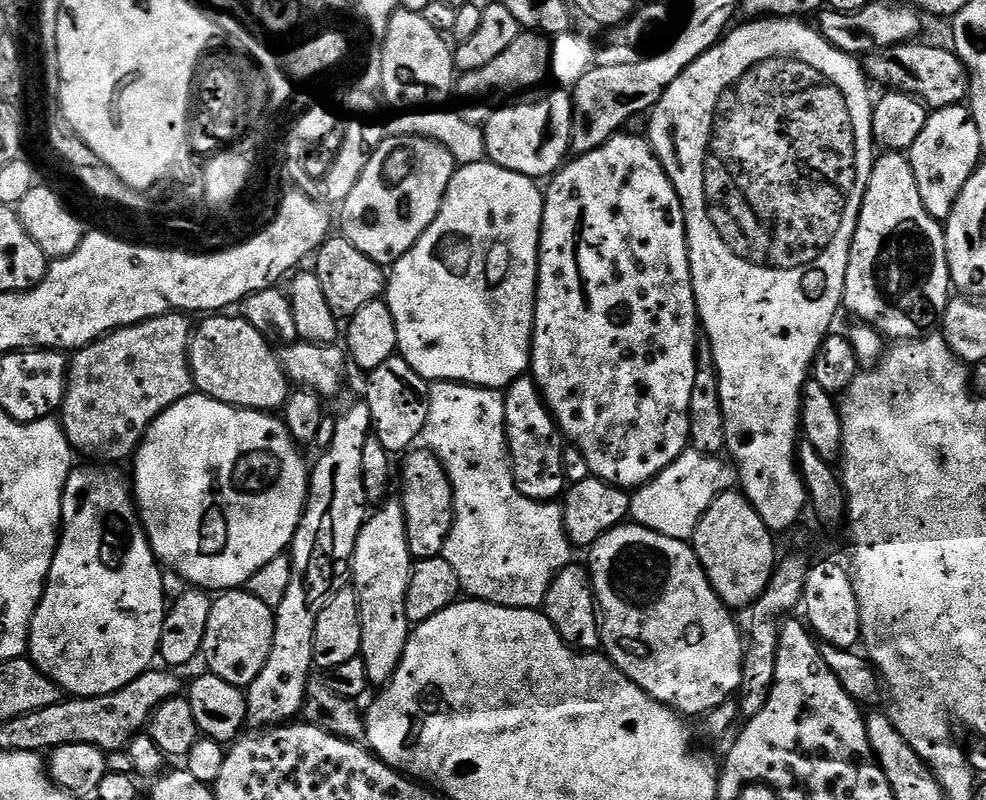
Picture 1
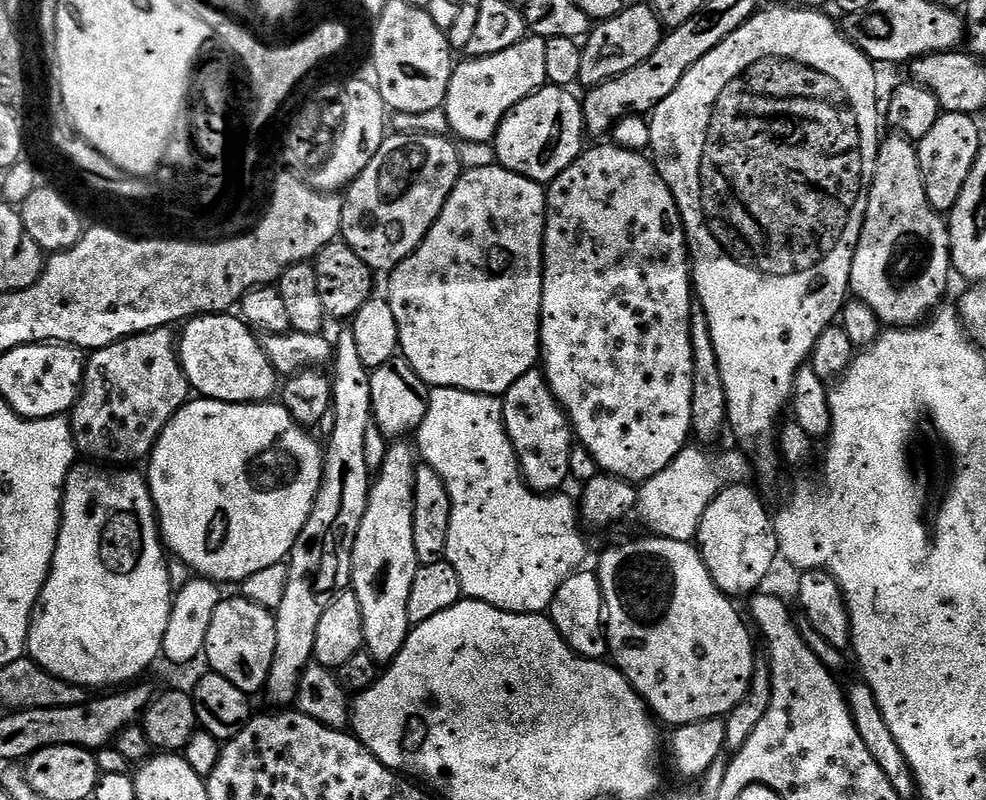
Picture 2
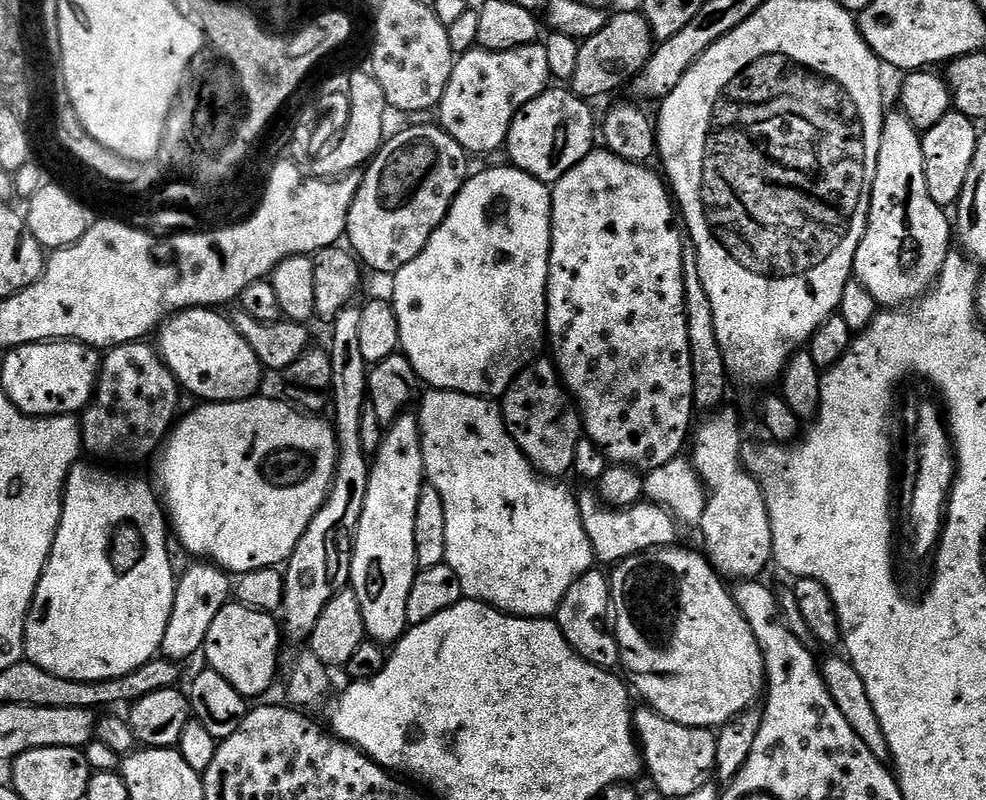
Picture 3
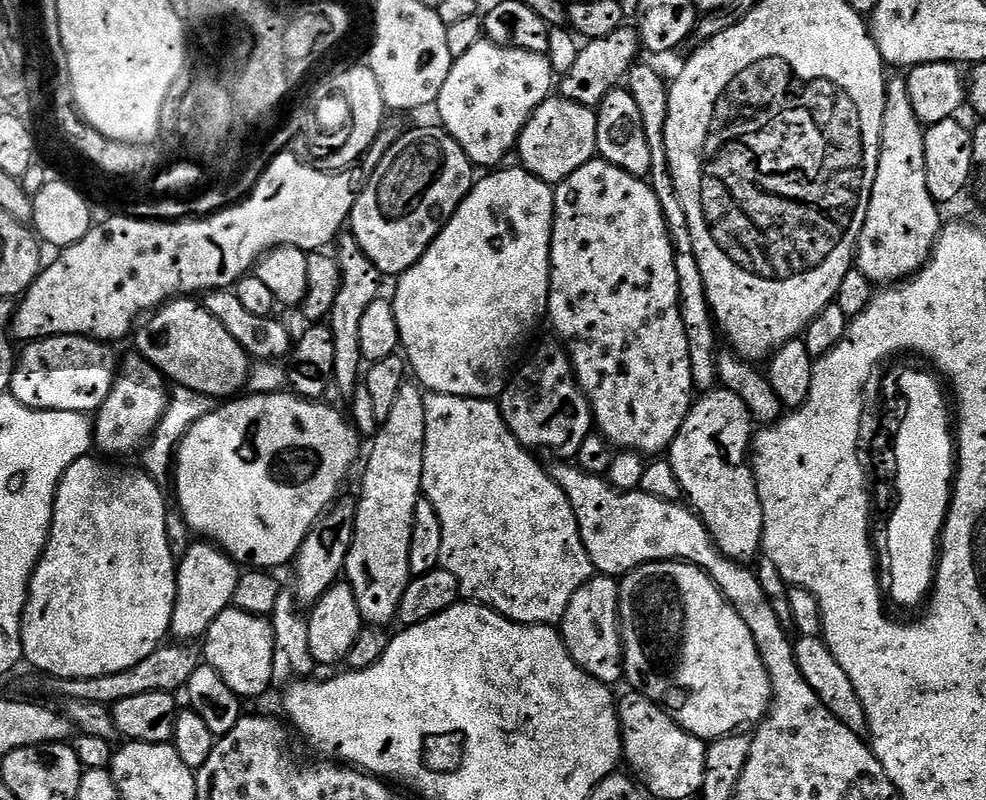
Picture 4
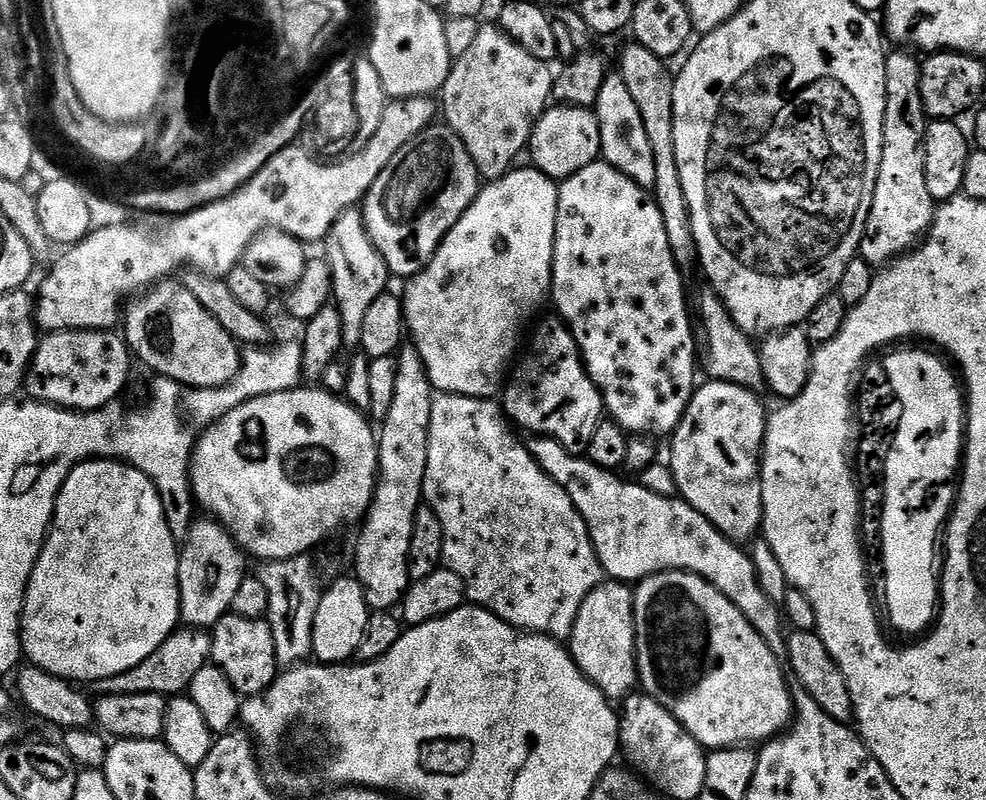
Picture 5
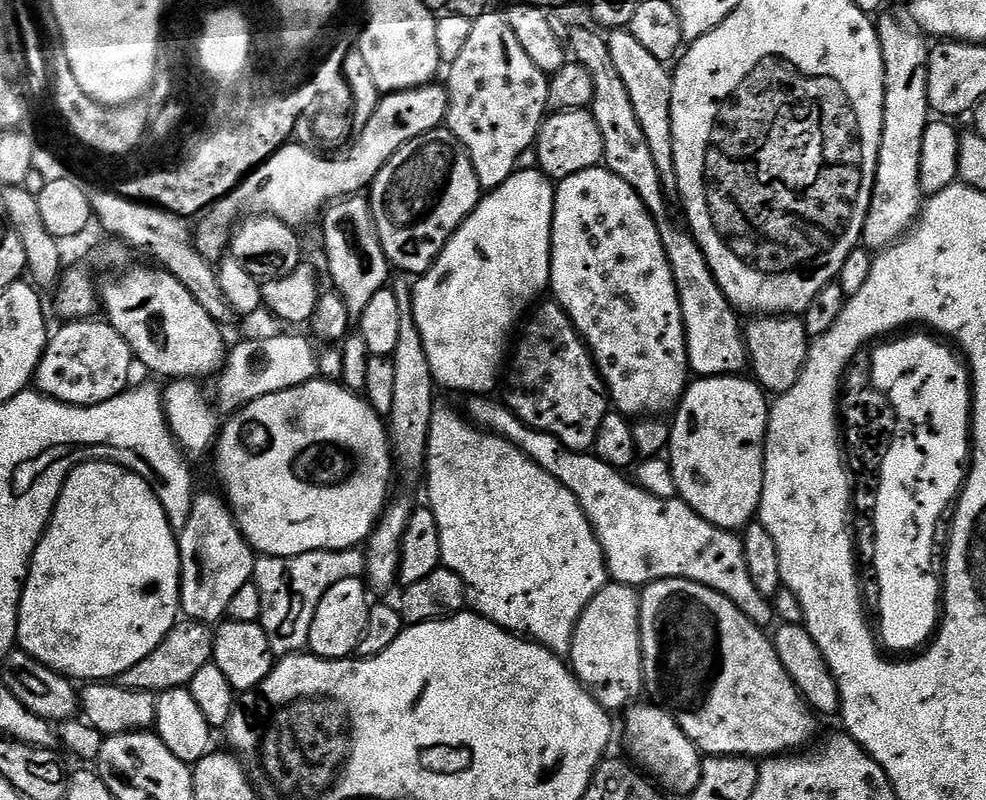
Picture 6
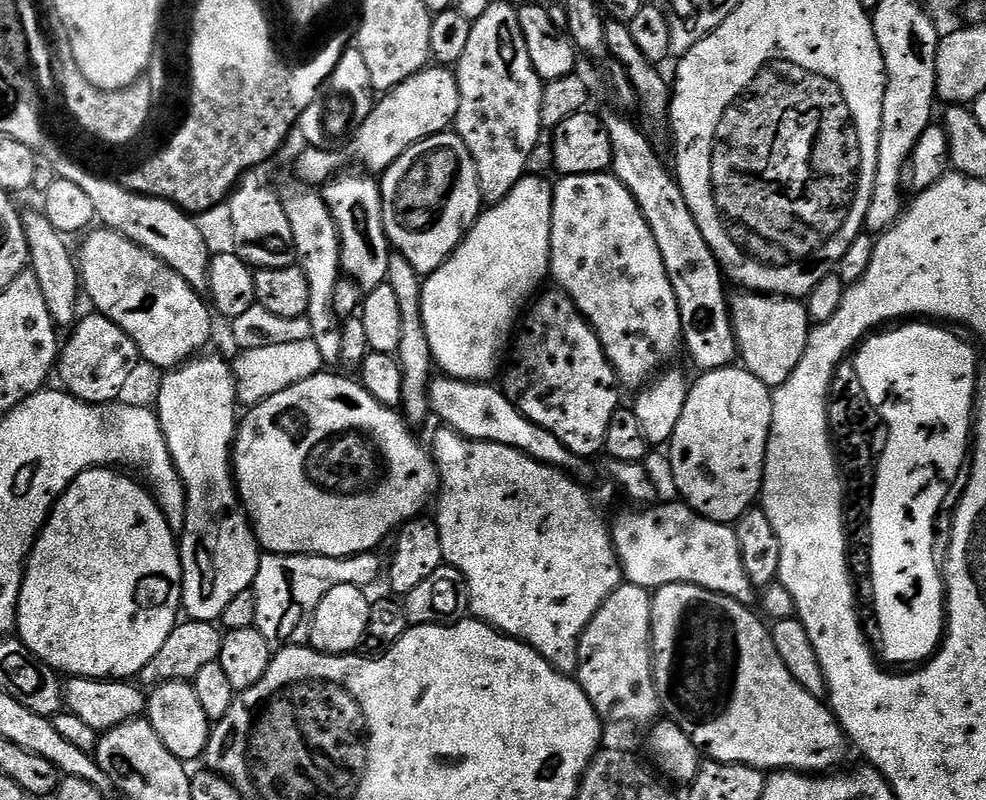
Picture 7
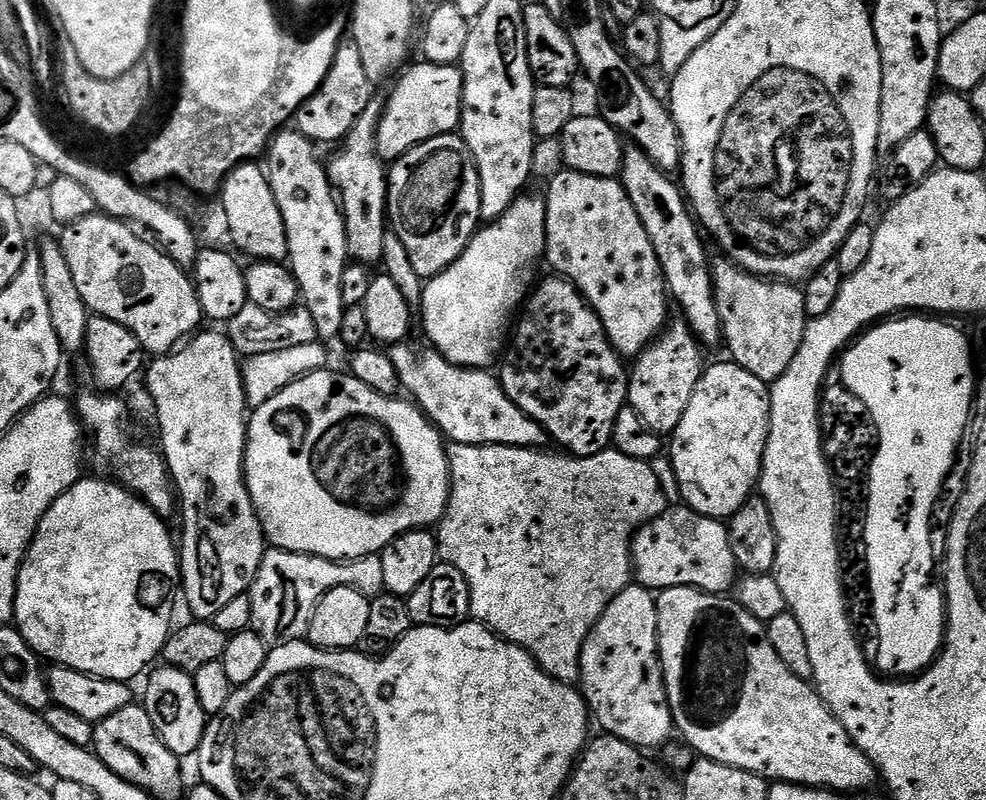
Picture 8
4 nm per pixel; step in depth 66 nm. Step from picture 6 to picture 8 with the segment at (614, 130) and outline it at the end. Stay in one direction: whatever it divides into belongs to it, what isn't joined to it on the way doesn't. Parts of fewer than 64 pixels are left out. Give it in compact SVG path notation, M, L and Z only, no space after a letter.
M635 146L625 147L624 162L620 167L618 177L621 184L624 185L626 194L638 210L638 218L642 218L642 226L646 226L646 234L650 234L650 246L654 246L654 254L660 263L660 269L664 275L664 282L668 286L668 295L673 301L680 303L679 315L685 324L700 341L705 349L711 350L717 343L718 345L724 339L722 322L718 318L718 306L714 302L714 286L712 285L712 266L710 255L704 249L705 237L686 203L686 197L682 191L681 185L672 181L673 177L669 173L663 172L652 161L644 151Z

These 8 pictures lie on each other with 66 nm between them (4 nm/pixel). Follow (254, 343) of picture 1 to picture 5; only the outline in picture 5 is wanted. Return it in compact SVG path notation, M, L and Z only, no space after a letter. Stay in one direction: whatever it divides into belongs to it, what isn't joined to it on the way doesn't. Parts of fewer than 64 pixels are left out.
M175 279L129 299L122 316L128 319L126 343L131 355L153 368L156 376L170 378L185 388L217 388L229 384L240 368L241 349L236 341L214 322L189 288Z

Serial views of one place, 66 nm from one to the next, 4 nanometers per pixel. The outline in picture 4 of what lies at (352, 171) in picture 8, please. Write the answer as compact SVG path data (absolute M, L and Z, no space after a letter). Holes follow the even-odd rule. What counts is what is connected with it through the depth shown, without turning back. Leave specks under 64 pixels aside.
M350 234L339 237L340 249L334 255L340 266L340 289L338 298L334 298L330 327L334 344L334 370L332 378L335 387L340 387L344 398L351 397L354 389L361 383L362 368L362 342L358 342L358 329L362 322L362 314L366 314L366 306L374 302L381 295L380 280L382 273L373 266L370 258L358 246L358 242ZM360 380L360 381L359 381Z

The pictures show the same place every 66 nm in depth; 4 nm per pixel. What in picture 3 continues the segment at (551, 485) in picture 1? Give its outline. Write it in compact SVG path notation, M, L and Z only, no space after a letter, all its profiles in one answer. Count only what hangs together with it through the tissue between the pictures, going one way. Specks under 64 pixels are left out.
M537 358L533 360L527 368L522 369L512 379L512 385L505 390L502 397L502 411L504 413L504 425L510 438L514 438L518 450L522 450L522 454L541 476L560 478L556 476L569 475L572 472L574 446L578 446L578 442L582 438L580 409L576 407L572 397L568 395L568 390L564 387L564 382L551 359Z

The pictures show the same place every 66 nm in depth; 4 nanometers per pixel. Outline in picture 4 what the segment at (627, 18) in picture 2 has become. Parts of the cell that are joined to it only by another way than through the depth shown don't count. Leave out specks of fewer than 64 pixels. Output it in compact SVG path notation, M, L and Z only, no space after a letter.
M625 26L605 38L587 41L583 46L579 54L571 57L574 62L572 69L566 70L566 74L559 77L558 92L565 100L595 109L604 101L606 94L627 77L628 71L639 59L642 45L635 27Z

